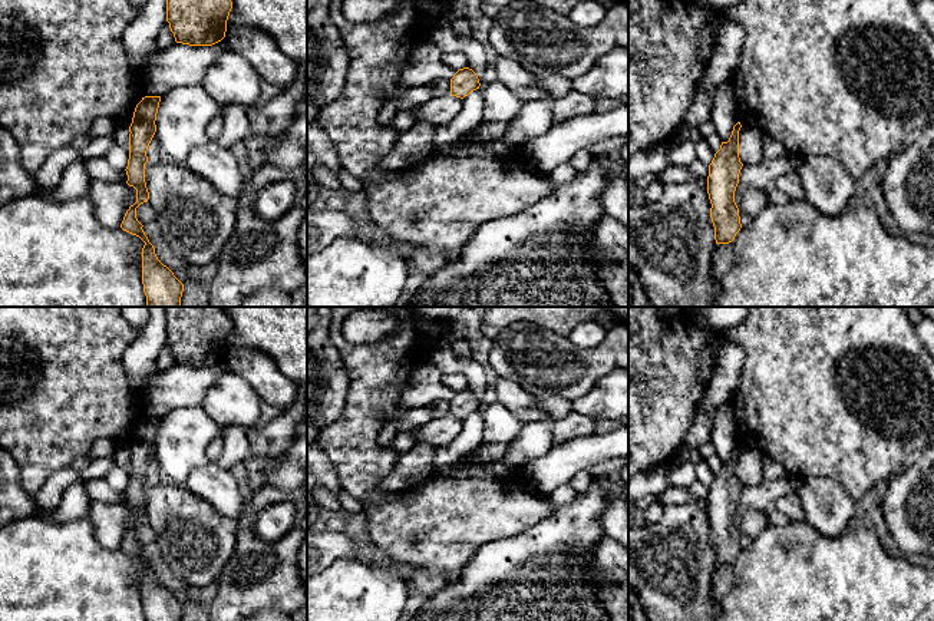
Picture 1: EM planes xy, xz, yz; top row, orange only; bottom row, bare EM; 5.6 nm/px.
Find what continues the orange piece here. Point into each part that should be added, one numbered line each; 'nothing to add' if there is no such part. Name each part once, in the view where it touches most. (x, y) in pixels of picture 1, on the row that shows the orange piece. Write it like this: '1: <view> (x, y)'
nothing to add

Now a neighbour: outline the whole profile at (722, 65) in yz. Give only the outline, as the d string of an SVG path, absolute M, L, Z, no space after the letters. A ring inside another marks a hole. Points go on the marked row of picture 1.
M726 22L717 36L716 50L700 77L697 90L687 110L684 125L697 129L700 122L712 119L714 90L719 85L730 82L739 62L745 29L735 22Z

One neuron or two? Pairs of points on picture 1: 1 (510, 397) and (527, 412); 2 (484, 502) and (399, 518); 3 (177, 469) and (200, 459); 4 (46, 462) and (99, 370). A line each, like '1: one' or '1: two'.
1: one
2: one
3: one
4: one

